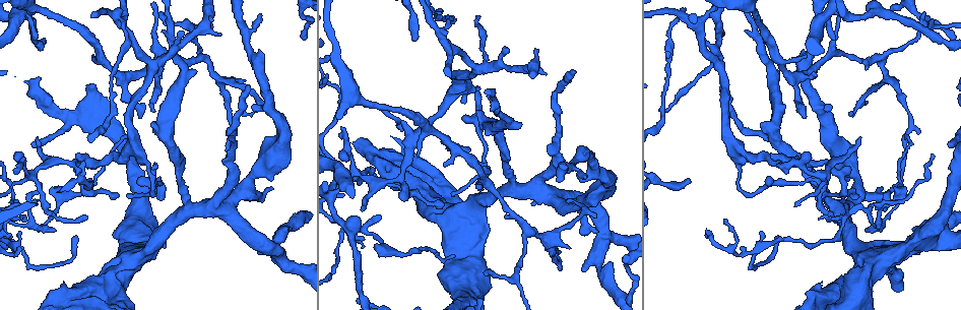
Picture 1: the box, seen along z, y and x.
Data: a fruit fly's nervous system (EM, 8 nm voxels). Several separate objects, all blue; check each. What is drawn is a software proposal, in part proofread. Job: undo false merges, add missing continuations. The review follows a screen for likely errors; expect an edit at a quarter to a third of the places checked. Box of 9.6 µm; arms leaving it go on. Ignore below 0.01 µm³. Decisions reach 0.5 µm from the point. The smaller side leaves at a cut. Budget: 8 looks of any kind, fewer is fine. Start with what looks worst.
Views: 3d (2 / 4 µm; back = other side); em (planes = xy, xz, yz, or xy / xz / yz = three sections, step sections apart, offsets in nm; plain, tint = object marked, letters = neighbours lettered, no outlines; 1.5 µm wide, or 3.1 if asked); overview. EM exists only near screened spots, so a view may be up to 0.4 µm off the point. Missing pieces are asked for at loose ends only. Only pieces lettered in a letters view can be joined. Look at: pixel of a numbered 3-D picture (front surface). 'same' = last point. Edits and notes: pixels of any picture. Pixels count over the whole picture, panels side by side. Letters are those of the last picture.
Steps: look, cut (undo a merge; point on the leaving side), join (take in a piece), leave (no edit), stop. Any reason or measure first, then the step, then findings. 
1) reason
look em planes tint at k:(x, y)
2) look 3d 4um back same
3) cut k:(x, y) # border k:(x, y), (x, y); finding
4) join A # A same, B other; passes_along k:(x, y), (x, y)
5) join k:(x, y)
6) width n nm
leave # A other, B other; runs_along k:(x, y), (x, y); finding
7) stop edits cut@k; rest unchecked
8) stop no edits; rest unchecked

a fork
look 3d 2um at 1:(341, 230)

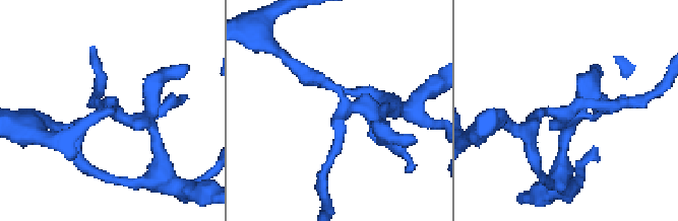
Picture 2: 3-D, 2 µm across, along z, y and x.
look em planes letters at 2:(119, 119)

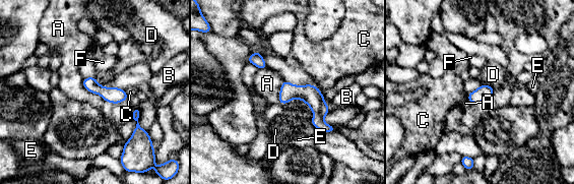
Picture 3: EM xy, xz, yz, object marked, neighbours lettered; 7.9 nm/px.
leave # A other, B other, C other, D other, E other, F other; continuous, no second cell

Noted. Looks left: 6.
branch stops here
look em yz step 4 letters at 1:(212, 19)

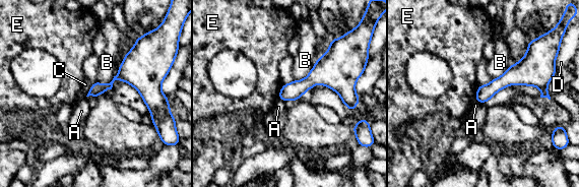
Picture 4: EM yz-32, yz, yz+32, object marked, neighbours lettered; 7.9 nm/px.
cut it another way
look em planes letters same

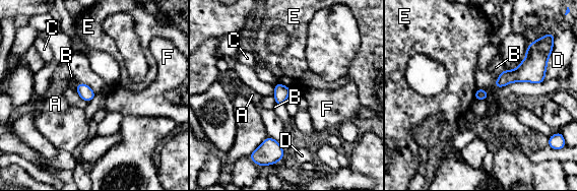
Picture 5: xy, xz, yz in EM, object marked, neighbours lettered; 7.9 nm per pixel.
leave # A other, B other, C other, D other, E other, F other; no lettered piece goes on from it

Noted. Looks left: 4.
long arm stops here
look em planes letters at 1:(74, 238)

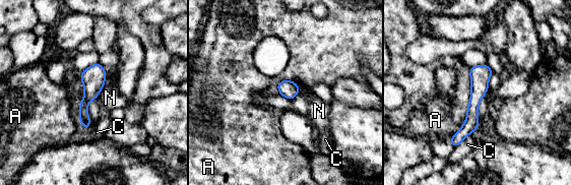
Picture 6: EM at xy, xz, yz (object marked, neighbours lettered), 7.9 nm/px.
longest_contact A 550 nm
leave # A other, C other, N other; runs_along 6:(485, 67), (465, 130); none of them fits

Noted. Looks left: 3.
stop no edits; rest unchecked

